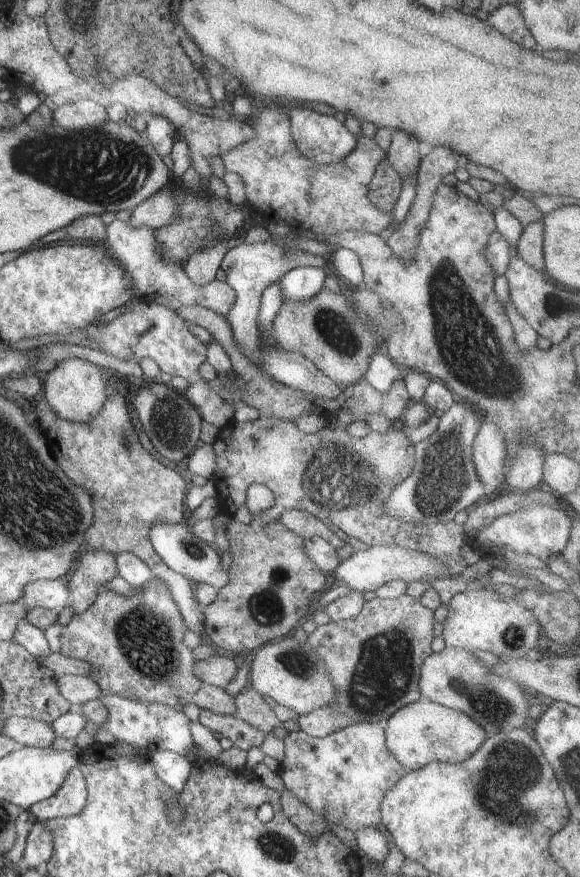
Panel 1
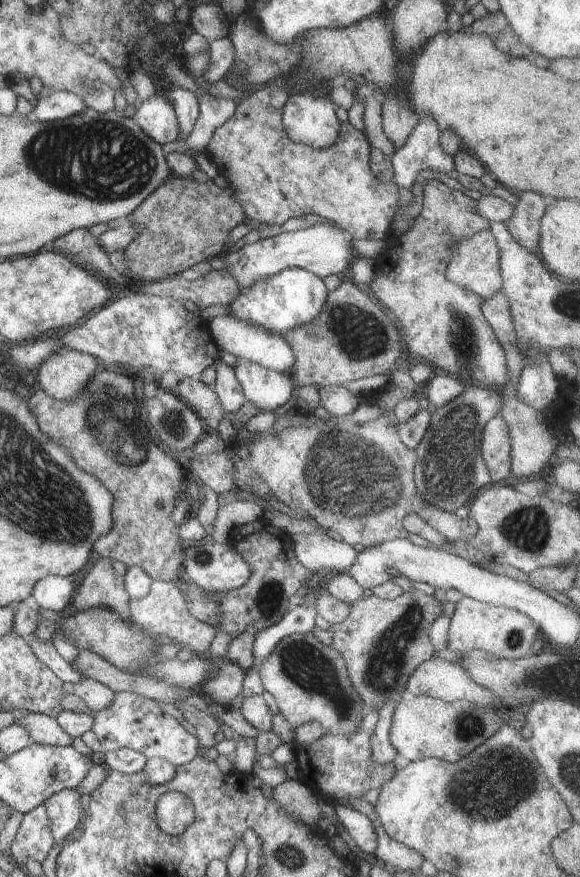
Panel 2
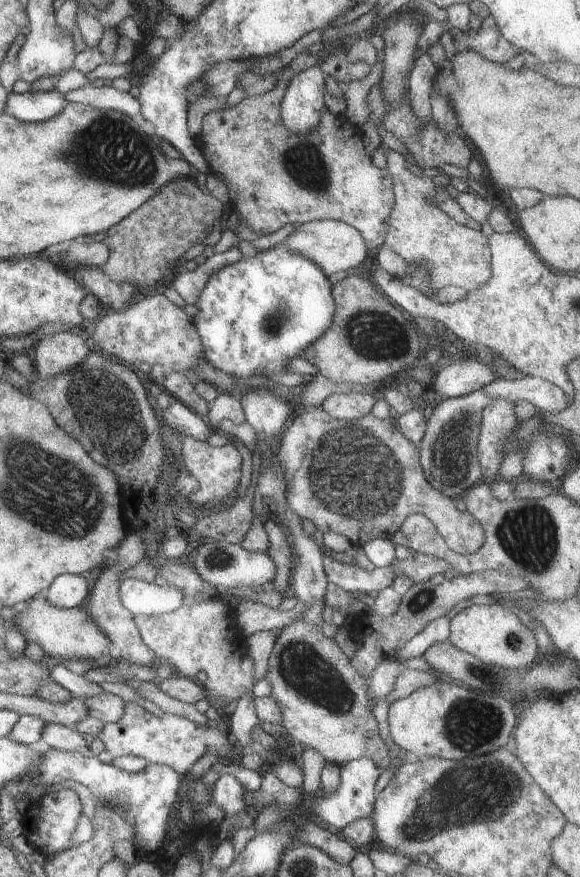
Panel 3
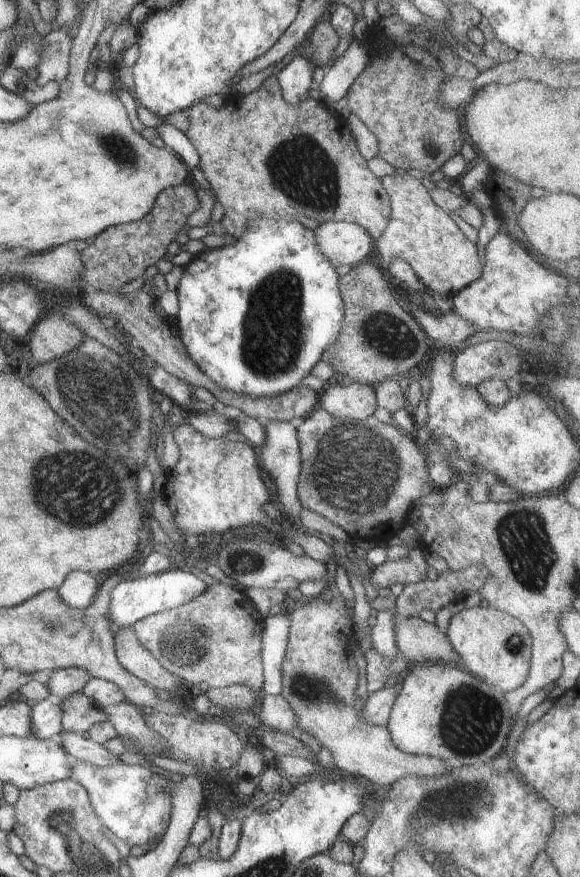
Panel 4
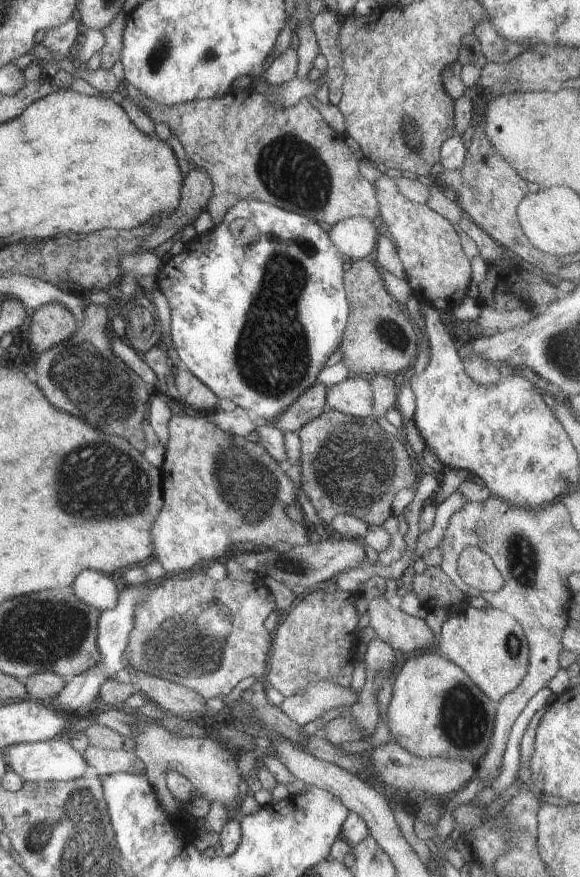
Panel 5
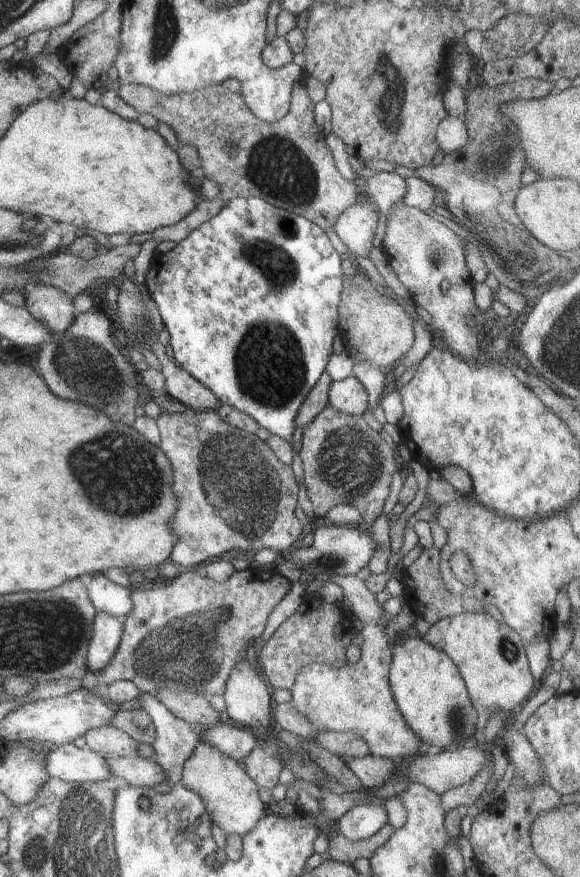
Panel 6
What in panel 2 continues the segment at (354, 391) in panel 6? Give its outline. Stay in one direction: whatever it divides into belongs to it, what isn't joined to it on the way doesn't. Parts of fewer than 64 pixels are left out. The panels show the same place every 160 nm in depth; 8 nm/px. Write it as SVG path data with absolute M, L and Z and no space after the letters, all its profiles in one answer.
M324 385L320 388L321 405L334 417L350 416L361 404L360 397L352 394L348 386Z

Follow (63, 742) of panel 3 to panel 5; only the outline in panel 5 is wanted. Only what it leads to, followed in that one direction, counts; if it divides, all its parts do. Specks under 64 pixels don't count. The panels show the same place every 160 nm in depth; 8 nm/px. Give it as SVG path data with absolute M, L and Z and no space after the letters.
M89 745L82 753L87 763L96 768L99 778L114 773L145 774L145 764L134 753L124 749L106 750Z

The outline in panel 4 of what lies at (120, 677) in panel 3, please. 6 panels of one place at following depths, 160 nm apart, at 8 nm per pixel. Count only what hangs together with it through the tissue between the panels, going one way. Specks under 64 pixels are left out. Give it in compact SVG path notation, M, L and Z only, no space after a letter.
M68 667L52 670L47 681L51 694L59 699L65 699L74 693L80 693L84 685L93 676L83 668Z

